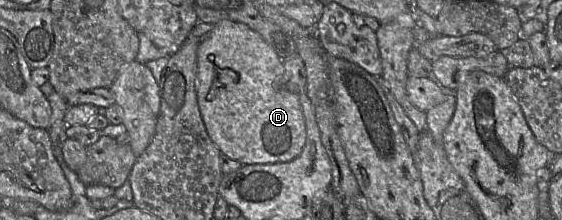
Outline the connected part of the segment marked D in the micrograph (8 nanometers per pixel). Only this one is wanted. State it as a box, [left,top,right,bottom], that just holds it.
[196,20,306,164]

